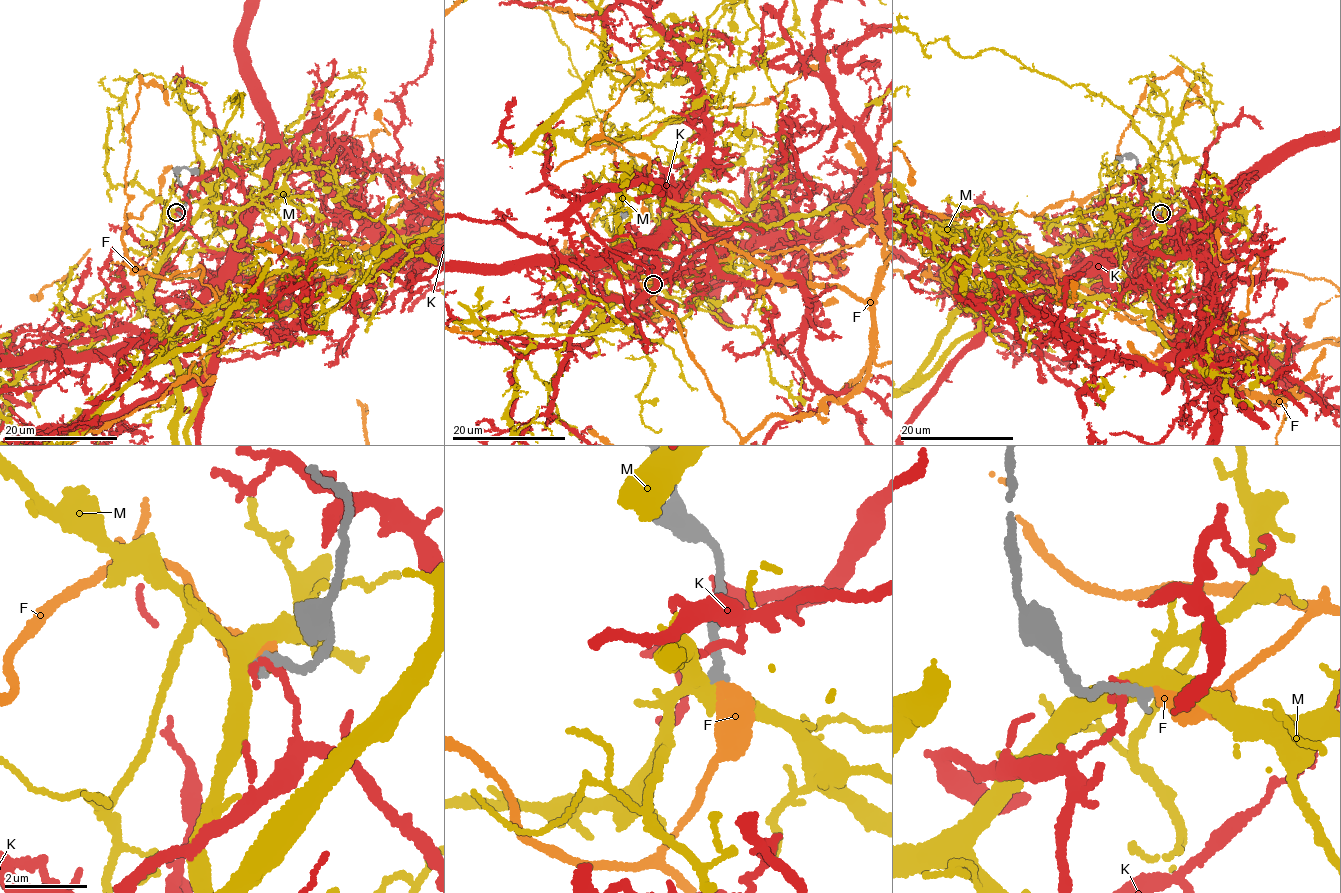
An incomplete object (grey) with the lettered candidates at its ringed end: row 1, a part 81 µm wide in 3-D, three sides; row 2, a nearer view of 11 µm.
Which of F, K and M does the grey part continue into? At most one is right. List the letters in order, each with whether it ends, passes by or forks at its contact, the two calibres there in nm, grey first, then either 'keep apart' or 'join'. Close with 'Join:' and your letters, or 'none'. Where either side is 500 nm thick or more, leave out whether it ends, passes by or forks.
F: it ends; calibres 280 and 400 nm; join
K: it ends; calibres 320 and 240 nm; keep apart
M: it forks; calibres 260 and 380 nm; keep apart
Join: F

